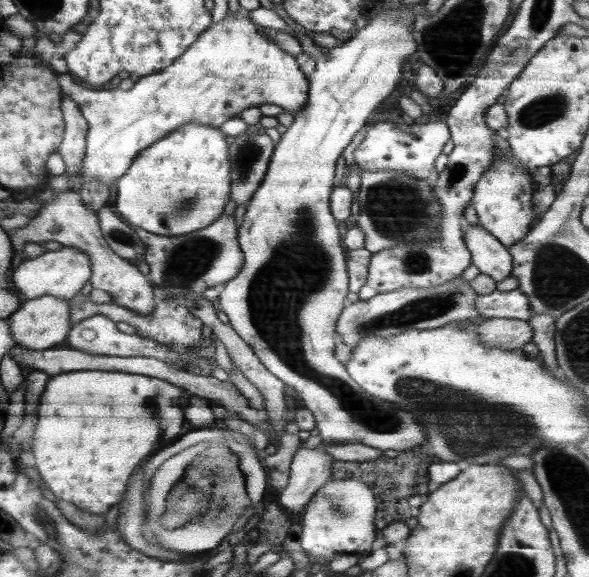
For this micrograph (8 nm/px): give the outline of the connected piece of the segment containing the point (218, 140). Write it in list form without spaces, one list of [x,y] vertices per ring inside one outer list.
[[[192,121],[190,123],[184,123],[184,126],[180,126],[179,130],[174,130],[171,134],[154,143],[148,147],[147,150],[141,152],[139,158],[132,162],[132,166],[128,167],[128,172],[122,178],[119,179],[119,183],[116,184],[118,188],[116,194],[116,210],[125,222],[128,222],[131,226],[138,226],[154,234],[160,234],[160,236],[176,236],[186,235],[190,232],[200,231],[203,228],[211,226],[216,219],[220,218],[220,214],[224,212],[224,204],[230,200],[230,162],[228,162],[228,142],[224,140],[224,134],[218,130],[218,127],[212,125],[198,123]]]

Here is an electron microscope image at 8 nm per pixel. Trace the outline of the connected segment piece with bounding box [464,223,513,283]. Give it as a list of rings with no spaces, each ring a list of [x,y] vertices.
[[[478,223],[469,224],[464,232],[467,247],[472,251],[474,264],[480,272],[491,276],[496,283],[510,278],[513,260],[506,246]]]

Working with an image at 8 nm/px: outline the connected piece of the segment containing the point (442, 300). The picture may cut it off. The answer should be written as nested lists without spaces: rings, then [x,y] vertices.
[[[462,277],[435,287],[402,287],[392,292],[376,295],[370,300],[359,300],[356,304],[345,308],[339,318],[338,331],[342,336],[342,342],[354,348],[360,346],[360,342],[363,342],[367,336],[377,334],[398,336],[404,332],[404,329],[442,327],[448,322],[476,318],[479,315],[479,309],[476,308],[479,295]]]

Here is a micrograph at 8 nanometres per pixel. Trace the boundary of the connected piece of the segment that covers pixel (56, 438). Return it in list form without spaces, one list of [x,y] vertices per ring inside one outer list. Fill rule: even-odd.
[[[80,370],[51,378],[40,406],[34,454],[42,476],[52,486],[52,492],[68,502],[76,502],[76,506],[92,506],[84,510],[96,514],[108,512],[116,502],[120,502],[128,480],[140,462],[176,440],[184,424],[185,413],[180,406],[184,391],[166,380],[142,374],[126,374],[126,371]]]

